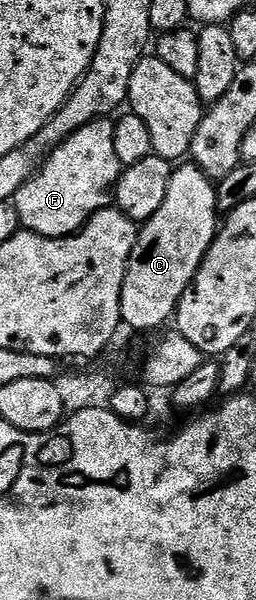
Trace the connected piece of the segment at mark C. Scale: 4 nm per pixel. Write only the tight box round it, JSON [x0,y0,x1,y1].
[121,162,219,333]

